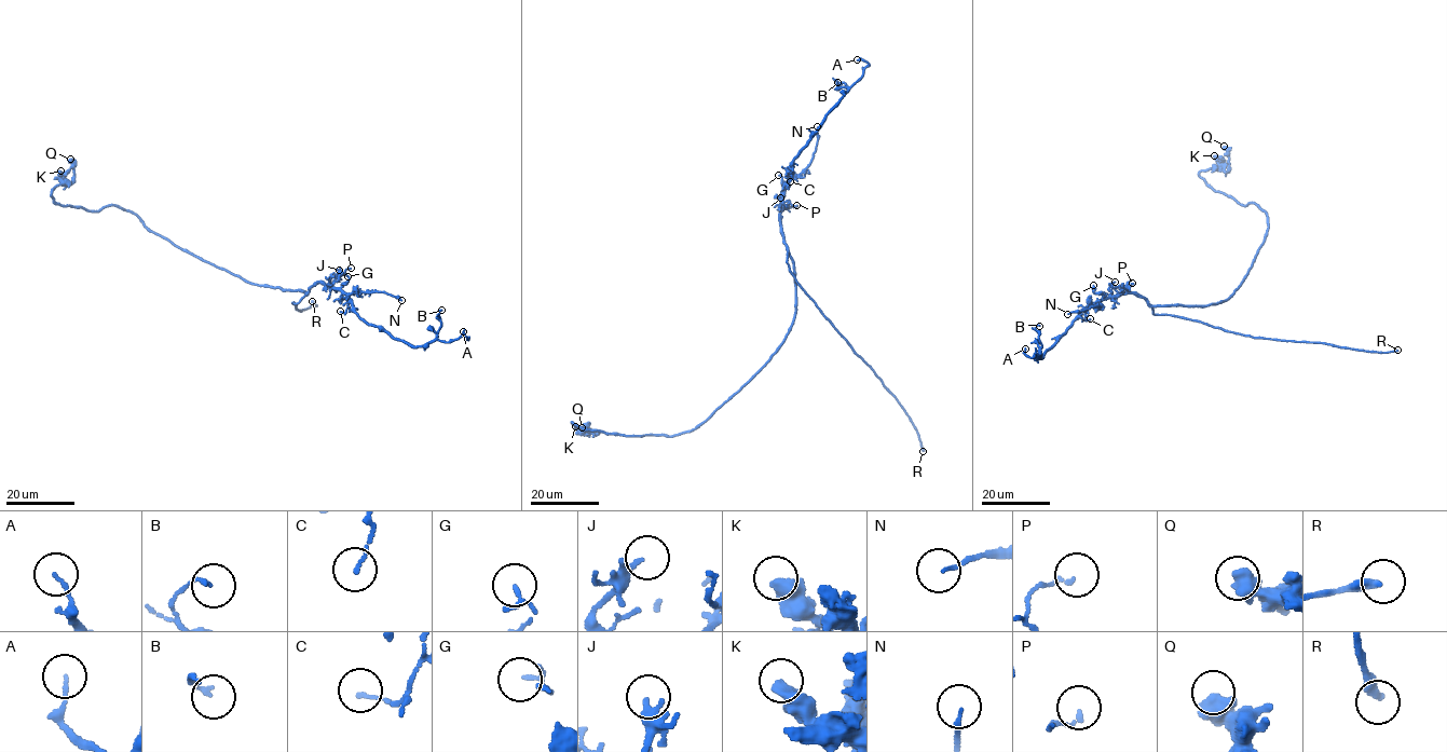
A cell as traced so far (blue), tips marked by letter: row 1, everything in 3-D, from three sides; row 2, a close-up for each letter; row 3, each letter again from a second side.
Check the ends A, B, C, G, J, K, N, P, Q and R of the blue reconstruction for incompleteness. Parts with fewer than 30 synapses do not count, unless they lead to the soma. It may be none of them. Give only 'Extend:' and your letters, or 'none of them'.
Extend: R

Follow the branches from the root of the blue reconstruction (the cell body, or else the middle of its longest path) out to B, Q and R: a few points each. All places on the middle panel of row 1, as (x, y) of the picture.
B: (788, 331), (795, 286), (780, 224), (782, 189), (794, 156), (847, 92), (837, 82)
Q: (788, 331), (769, 361), (694, 428), (671, 437), (629, 436), (585, 429), (572, 422), (597, 434), (582, 427)
R: (788, 331), (795, 300), (793, 261), (788, 253), (789, 271), (898, 401), (923, 451)

